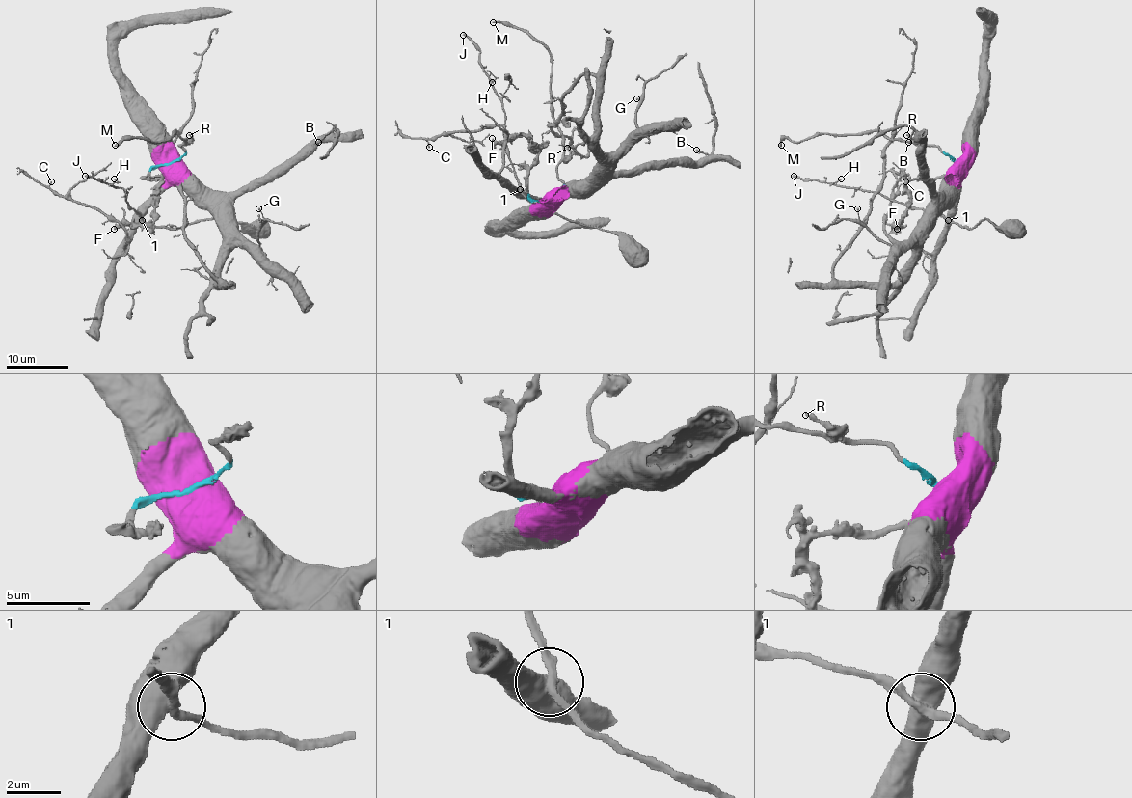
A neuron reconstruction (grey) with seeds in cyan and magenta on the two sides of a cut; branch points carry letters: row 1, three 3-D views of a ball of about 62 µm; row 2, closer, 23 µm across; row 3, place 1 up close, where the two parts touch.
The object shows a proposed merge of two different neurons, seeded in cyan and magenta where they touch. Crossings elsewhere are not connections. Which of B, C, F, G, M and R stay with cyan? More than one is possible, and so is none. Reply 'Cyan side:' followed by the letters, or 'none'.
Cyan side: F, M, R

